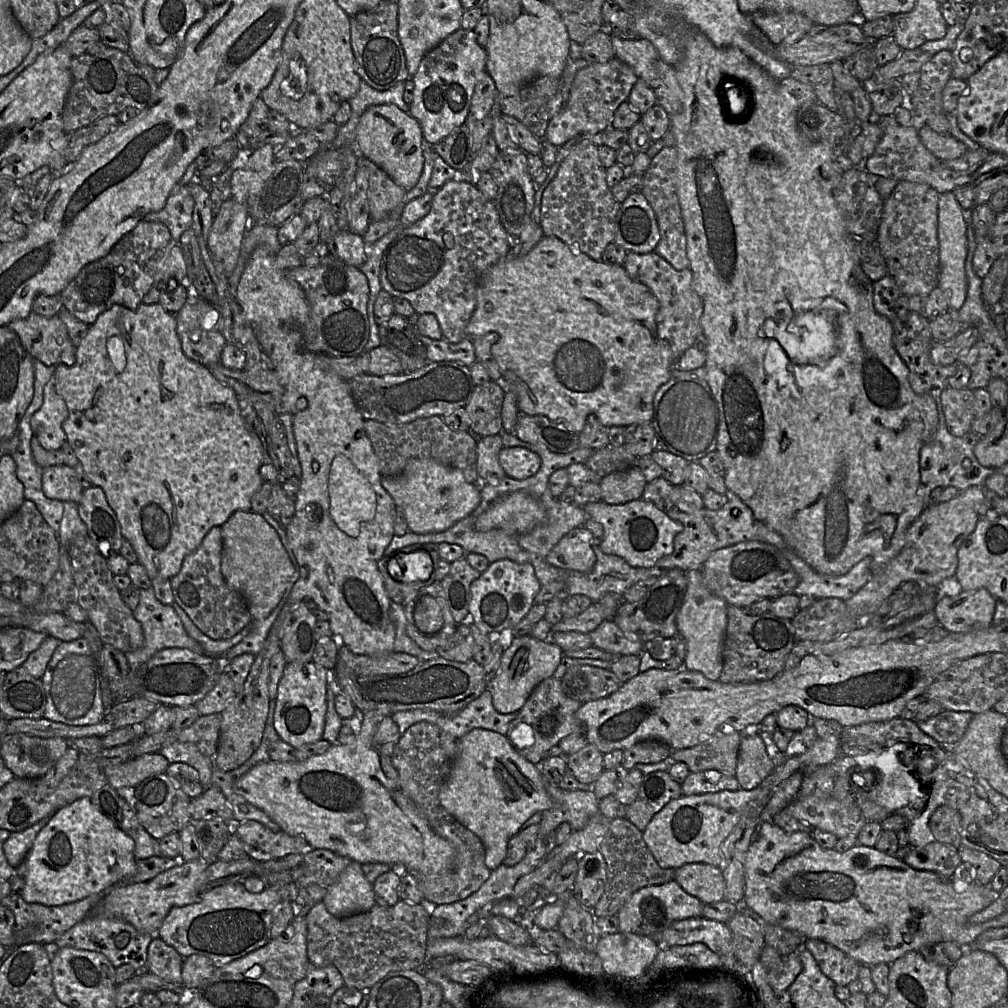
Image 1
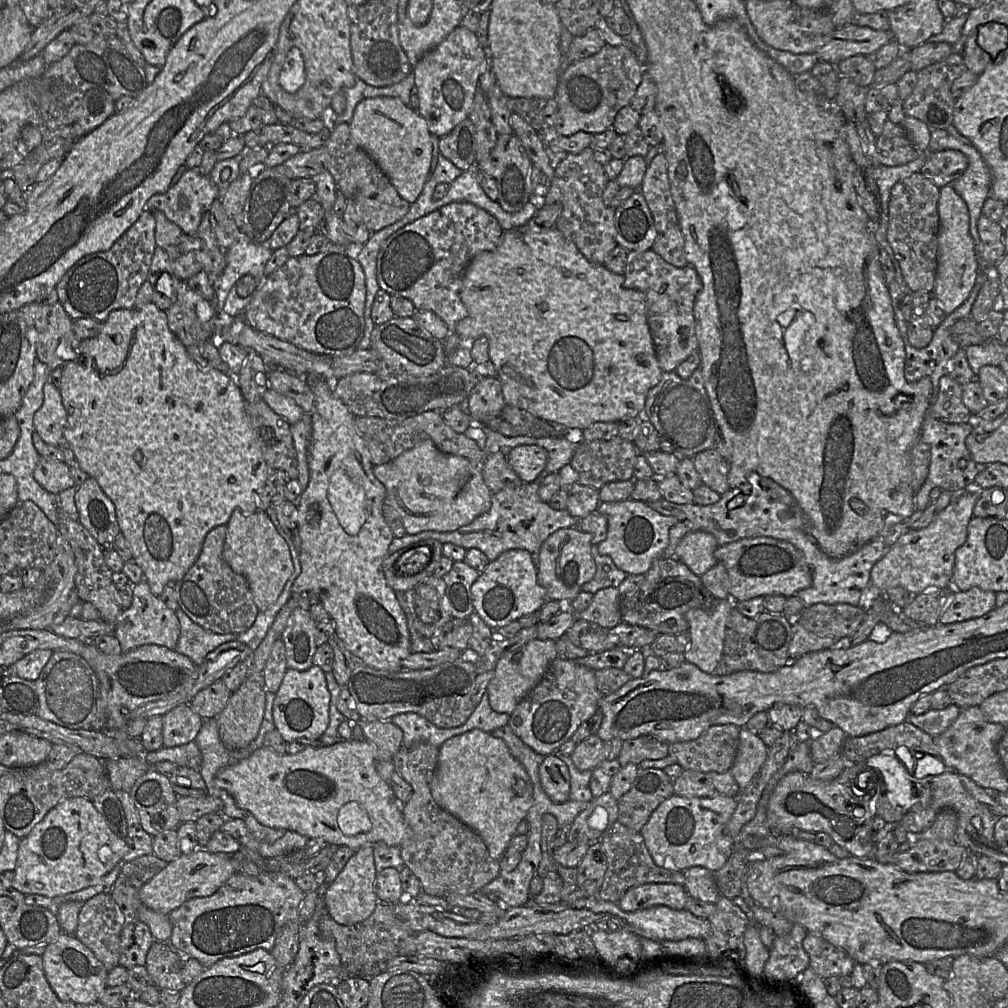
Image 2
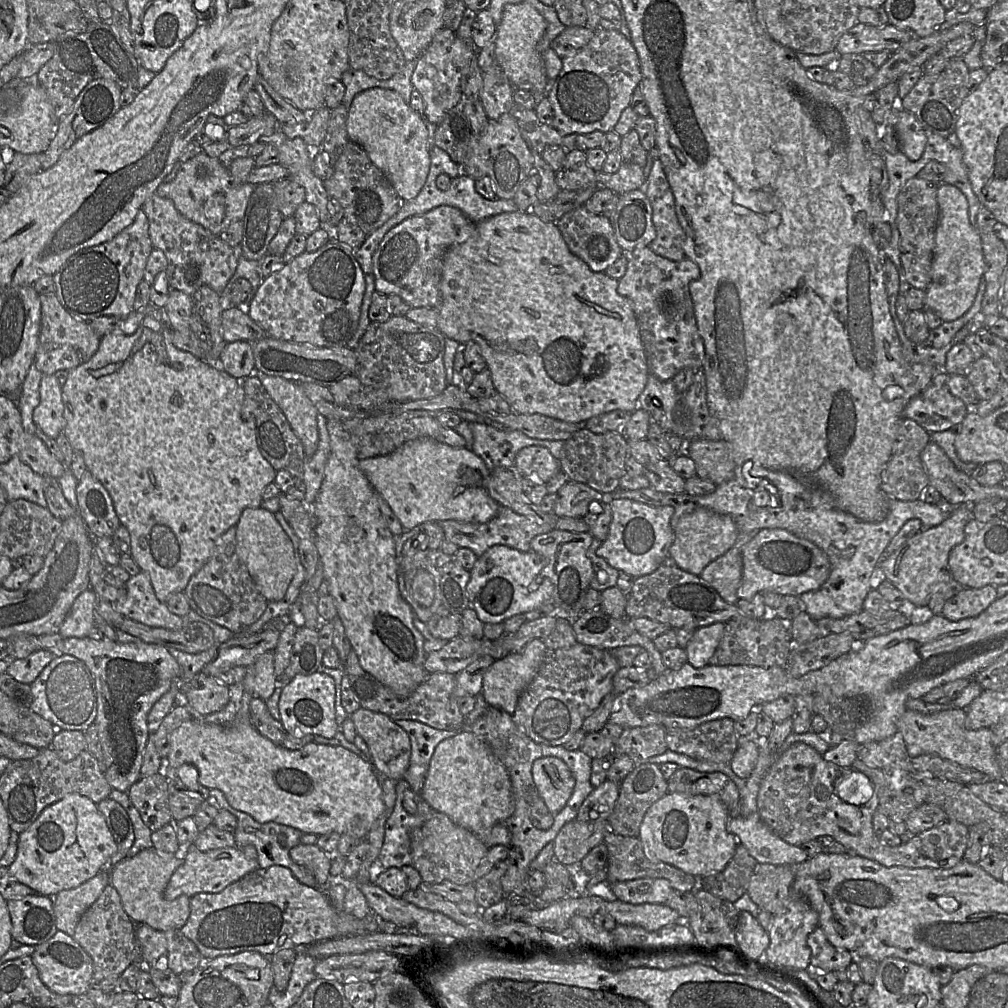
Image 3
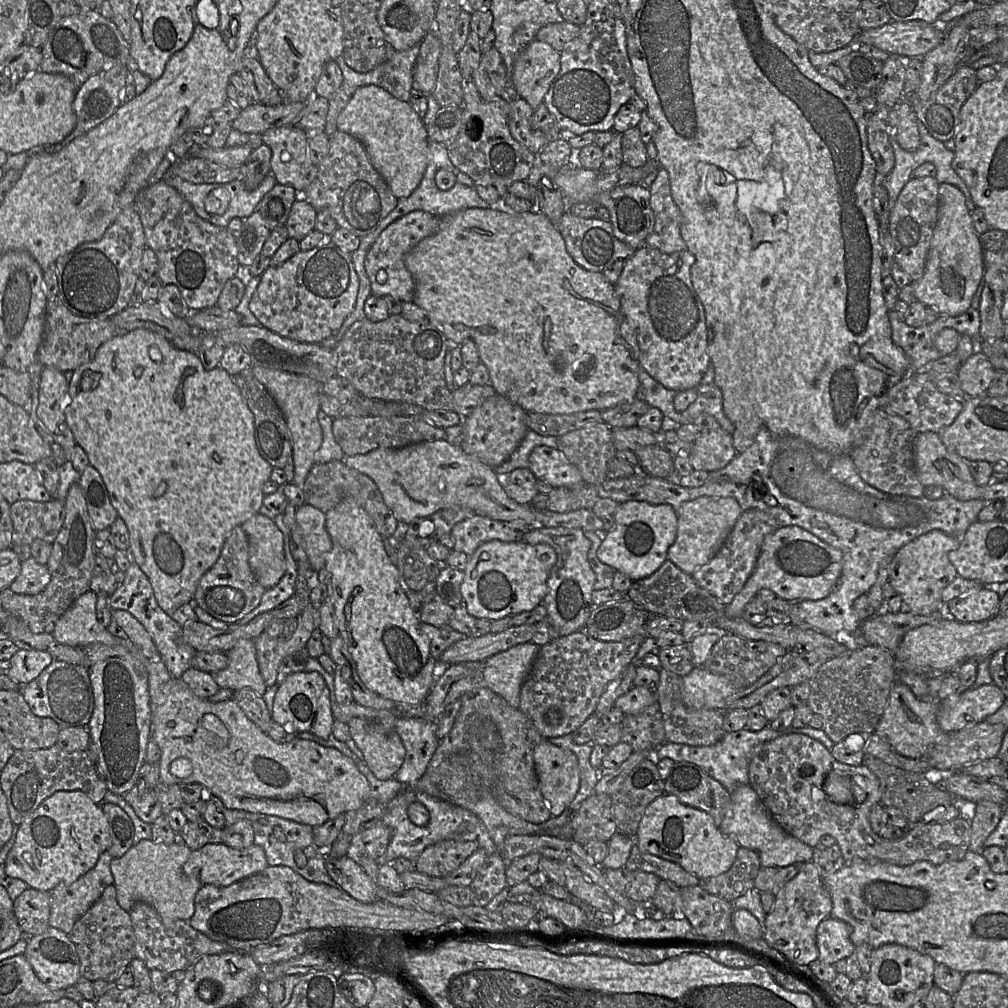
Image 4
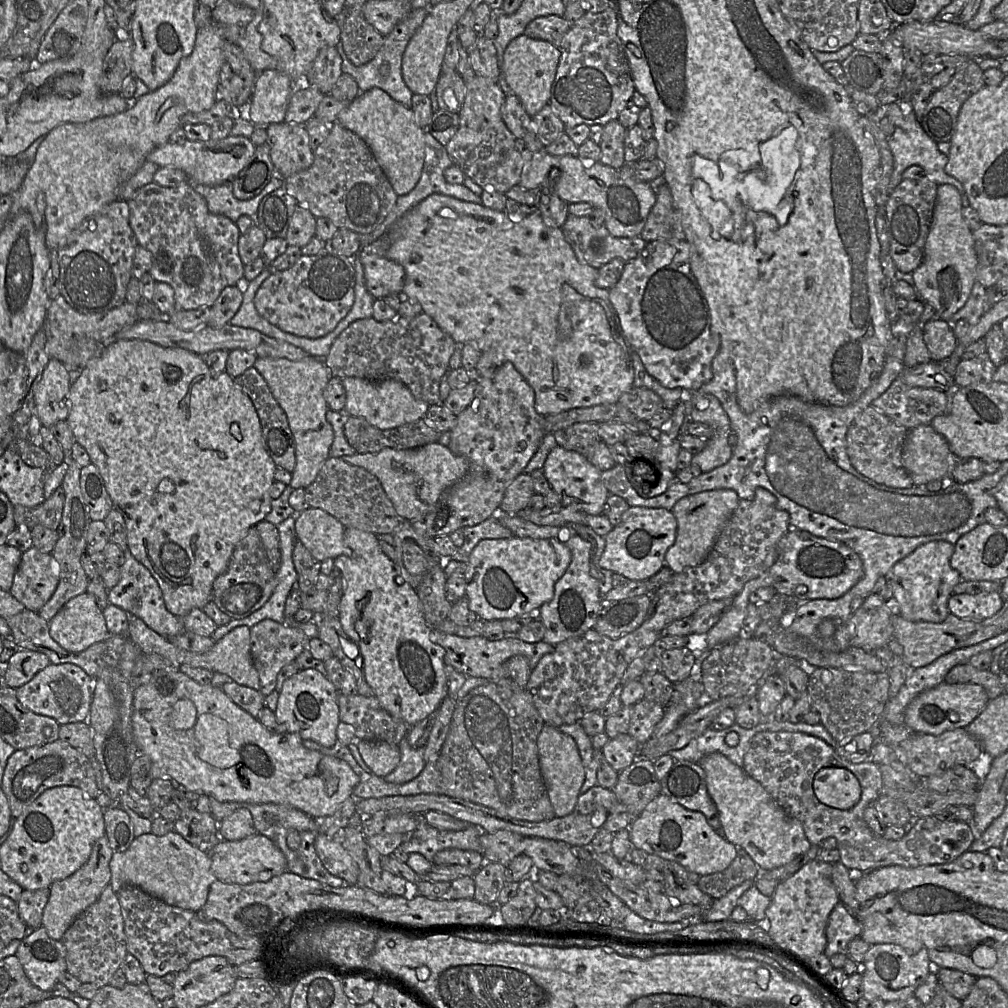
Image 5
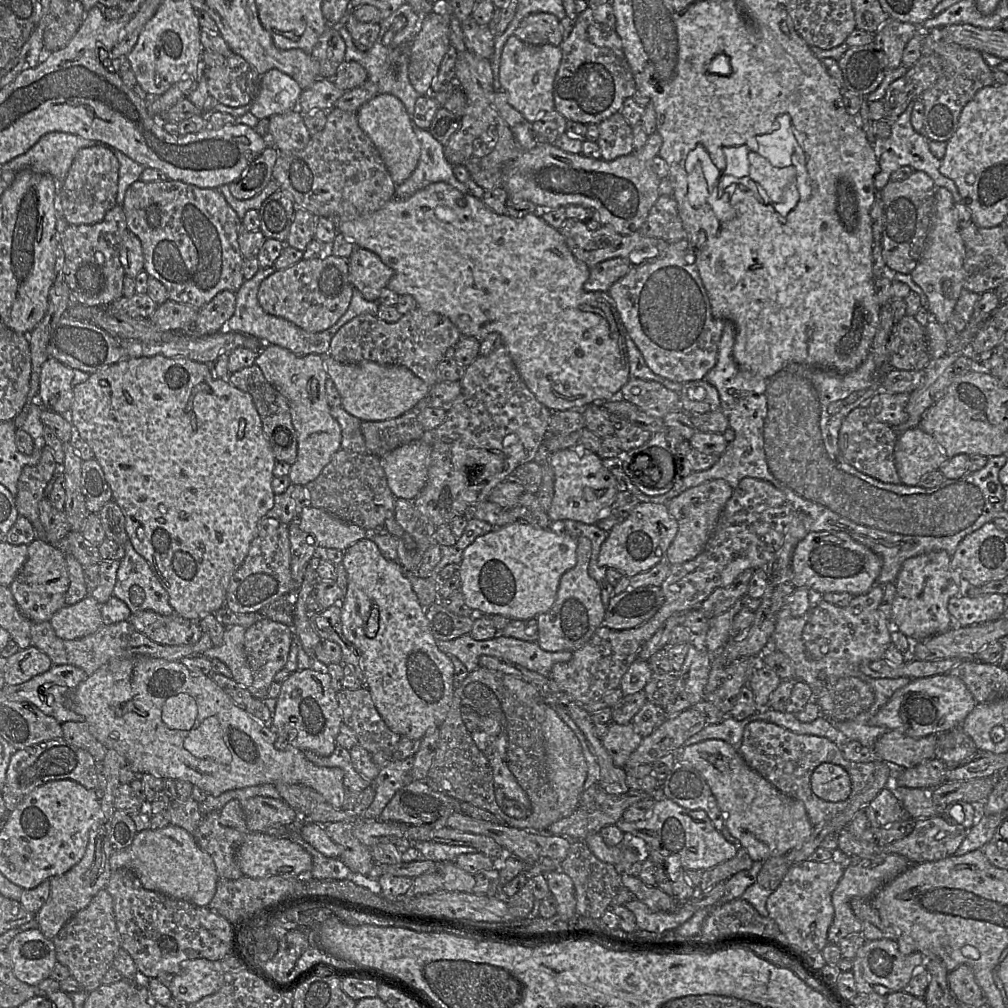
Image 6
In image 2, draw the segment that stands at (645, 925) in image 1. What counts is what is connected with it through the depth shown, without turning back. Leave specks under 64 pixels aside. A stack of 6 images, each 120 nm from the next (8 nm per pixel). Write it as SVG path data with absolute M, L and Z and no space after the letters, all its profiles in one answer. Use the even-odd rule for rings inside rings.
M646 883L627 890L617 904L625 912L634 912L658 905L682 910L685 909L687 896L684 885Z

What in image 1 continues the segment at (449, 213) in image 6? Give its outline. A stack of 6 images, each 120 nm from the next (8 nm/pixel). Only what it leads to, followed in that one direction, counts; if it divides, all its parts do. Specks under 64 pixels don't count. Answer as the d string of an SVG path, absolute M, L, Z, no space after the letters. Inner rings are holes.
M544 236L525 256L516 258L509 254L491 266L482 276L476 295L477 306L465 328L465 333L469 337L489 332L497 332L500 335L498 342L492 346L491 352L500 367L503 384L517 397L520 413L530 416L543 415L552 421L564 422L578 434L584 429L590 414L596 415L601 424L608 428L650 422L653 416L654 396L660 386L670 379L675 360L669 344L657 333L658 300L646 285L631 279L623 266L609 265L601 260L595 261L555 236Z

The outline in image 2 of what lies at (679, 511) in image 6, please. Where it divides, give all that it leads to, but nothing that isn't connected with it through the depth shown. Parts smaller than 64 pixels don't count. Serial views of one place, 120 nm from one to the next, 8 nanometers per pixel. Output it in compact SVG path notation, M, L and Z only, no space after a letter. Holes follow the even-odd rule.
M708 532L687 533L675 549L675 557L686 564L698 576L710 570L716 563L714 556L718 548L716 538Z

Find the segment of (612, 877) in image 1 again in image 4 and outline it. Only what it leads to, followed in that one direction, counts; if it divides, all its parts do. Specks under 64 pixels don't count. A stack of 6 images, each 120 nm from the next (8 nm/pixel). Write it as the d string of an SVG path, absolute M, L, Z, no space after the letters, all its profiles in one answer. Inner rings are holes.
M636 843L632 846L630 855L624 865L629 871L644 871L657 875L660 879L669 880L680 889L699 885L700 879L685 871L677 863L641 852Z

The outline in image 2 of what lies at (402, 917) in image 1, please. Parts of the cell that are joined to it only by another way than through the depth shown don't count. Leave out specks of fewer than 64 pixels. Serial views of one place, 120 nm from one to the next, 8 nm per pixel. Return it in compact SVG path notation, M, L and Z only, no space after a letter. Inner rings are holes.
M378 900L374 912L364 921L354 925L338 924L328 913L319 920L320 934L325 938L333 938L341 964L349 977L370 979L387 971L387 962L400 955L400 943L410 936L412 931L394 913L393 904Z

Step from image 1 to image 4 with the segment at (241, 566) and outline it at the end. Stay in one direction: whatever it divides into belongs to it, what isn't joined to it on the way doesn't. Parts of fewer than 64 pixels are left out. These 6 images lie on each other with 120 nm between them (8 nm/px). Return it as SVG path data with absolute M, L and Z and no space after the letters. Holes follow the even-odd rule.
M256 513L241 524L249 541L249 565L258 582L265 588L273 588L286 572L286 560L283 547L283 534L275 522Z

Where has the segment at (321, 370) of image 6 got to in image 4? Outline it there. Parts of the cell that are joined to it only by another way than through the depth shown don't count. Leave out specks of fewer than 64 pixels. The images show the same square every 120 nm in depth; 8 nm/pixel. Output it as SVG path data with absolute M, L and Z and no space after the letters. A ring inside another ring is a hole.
M253 366L252 370L257 380L273 397L286 419L293 448L294 479L292 483L302 487L310 469L315 464L314 457L323 440L323 432L317 415L320 410L322 384L306 375L262 366Z

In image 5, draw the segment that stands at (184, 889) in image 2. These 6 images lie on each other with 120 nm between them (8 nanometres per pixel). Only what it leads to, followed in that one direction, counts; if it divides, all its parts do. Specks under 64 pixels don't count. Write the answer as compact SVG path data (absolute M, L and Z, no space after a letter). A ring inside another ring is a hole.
M259 833L237 841L222 840L213 845L208 854L212 873L216 879L228 884L267 882L287 871L287 861L283 852L272 840Z

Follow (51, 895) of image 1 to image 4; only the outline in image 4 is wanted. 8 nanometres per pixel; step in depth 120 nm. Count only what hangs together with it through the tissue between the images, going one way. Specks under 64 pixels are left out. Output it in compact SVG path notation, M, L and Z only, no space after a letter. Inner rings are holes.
M57 791L19 825L16 840L4 863L5 873L23 880L30 888L51 892L59 884L71 884L90 871L111 844L109 824L100 805L83 791Z

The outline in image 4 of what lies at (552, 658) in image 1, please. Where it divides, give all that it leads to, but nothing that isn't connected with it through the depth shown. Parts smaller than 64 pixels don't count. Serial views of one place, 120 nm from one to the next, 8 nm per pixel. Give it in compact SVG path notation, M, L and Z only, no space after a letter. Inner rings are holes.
M526 642L498 653L483 663L483 685L501 696L511 707L520 704L521 687L531 671L540 647L533 642Z

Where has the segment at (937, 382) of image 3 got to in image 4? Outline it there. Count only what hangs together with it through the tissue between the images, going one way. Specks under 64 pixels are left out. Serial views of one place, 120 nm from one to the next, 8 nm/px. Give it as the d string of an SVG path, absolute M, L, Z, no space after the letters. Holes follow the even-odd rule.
M908 372L880 398L880 408L903 417L917 433L939 433L958 417L964 406L963 400L939 391L928 372Z

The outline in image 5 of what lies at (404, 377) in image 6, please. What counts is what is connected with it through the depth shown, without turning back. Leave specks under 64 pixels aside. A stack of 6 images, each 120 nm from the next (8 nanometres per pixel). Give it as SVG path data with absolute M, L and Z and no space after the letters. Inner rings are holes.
M345 377L342 378L342 383L346 391L345 415L364 418L381 430L395 428L424 418L429 407L428 403L416 399L411 391L397 380L369 381L356 377Z

